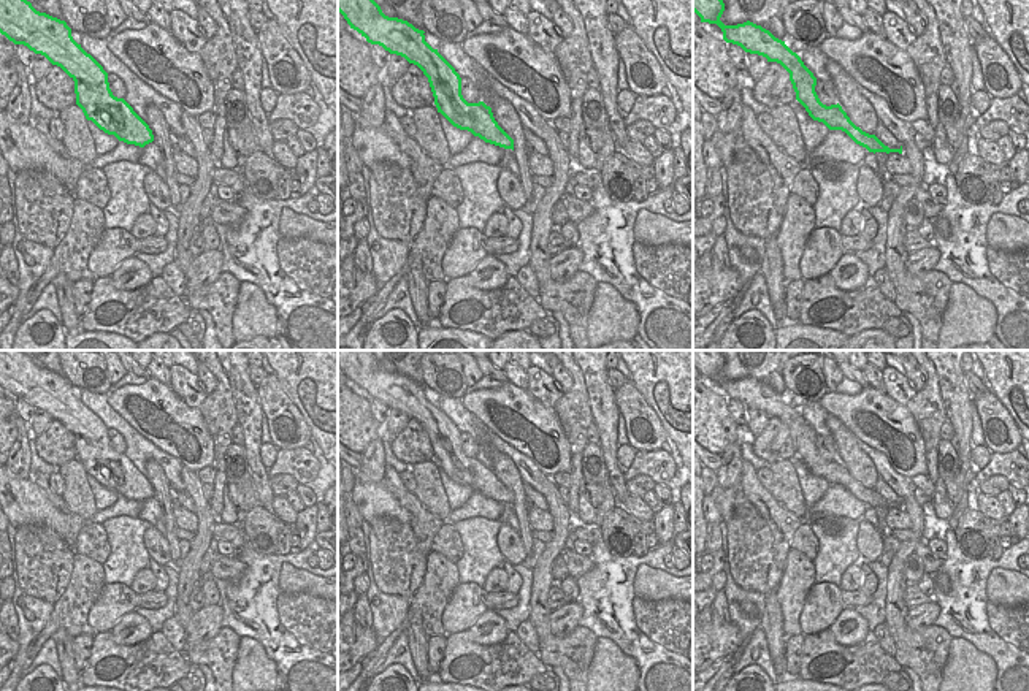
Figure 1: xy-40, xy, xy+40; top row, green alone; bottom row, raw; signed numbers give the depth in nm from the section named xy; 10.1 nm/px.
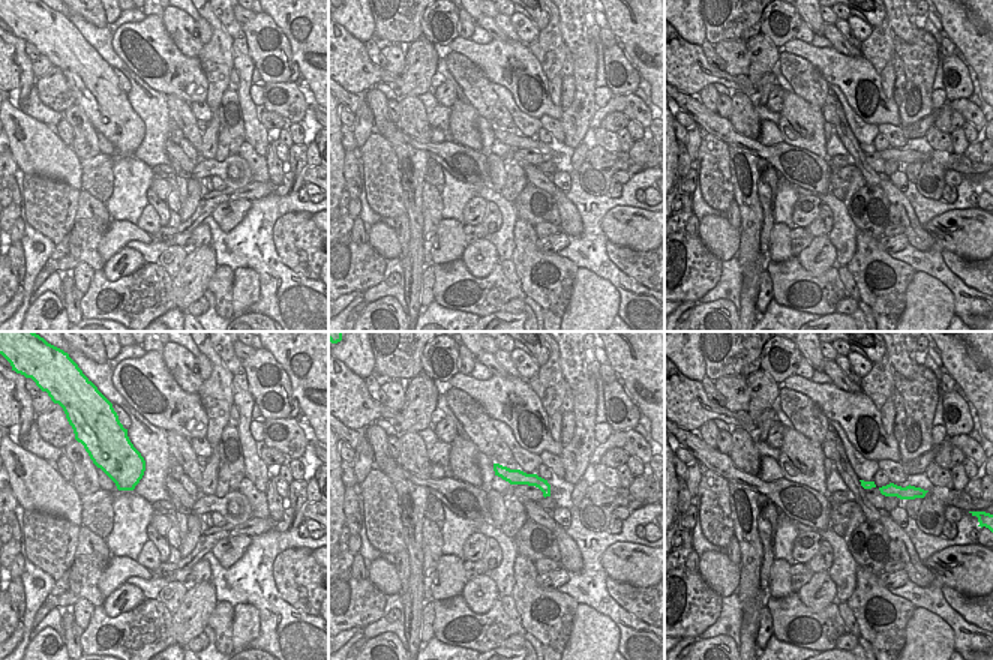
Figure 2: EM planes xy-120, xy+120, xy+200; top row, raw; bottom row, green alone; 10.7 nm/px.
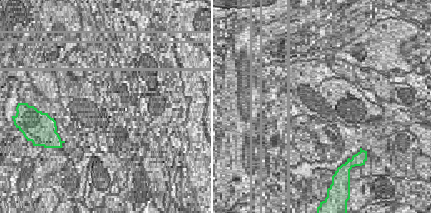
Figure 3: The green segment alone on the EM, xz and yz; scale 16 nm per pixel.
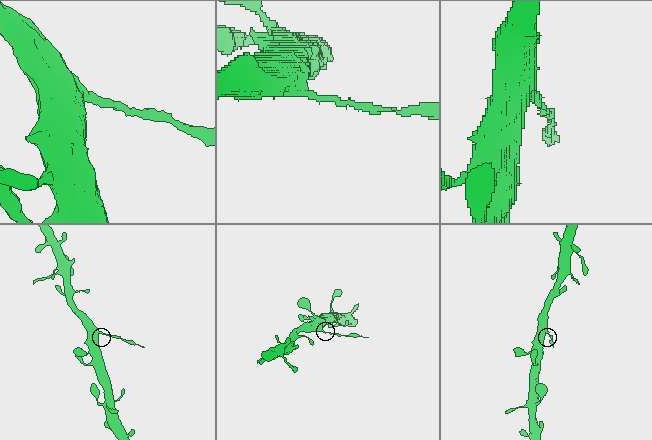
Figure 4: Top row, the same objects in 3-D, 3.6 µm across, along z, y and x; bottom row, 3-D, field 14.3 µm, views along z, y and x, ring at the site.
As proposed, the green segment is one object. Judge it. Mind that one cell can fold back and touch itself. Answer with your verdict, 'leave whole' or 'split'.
split

